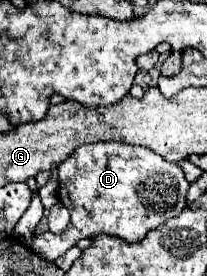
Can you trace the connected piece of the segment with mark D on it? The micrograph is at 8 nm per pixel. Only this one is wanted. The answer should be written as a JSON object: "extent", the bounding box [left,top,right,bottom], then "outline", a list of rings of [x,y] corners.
{"extent":[31,142,189,260],"outline":[[[105,142],[85,144],[69,156],[59,168],[59,200],[71,212],[69,226],[59,232],[43,232],[33,238],[31,250],[45,260],[57,260],[81,238],[95,238],[99,234],[121,238],[129,244],[141,242],[147,232],[175,218],[187,206],[189,182],[175,162],[167,162],[151,150]]]}

